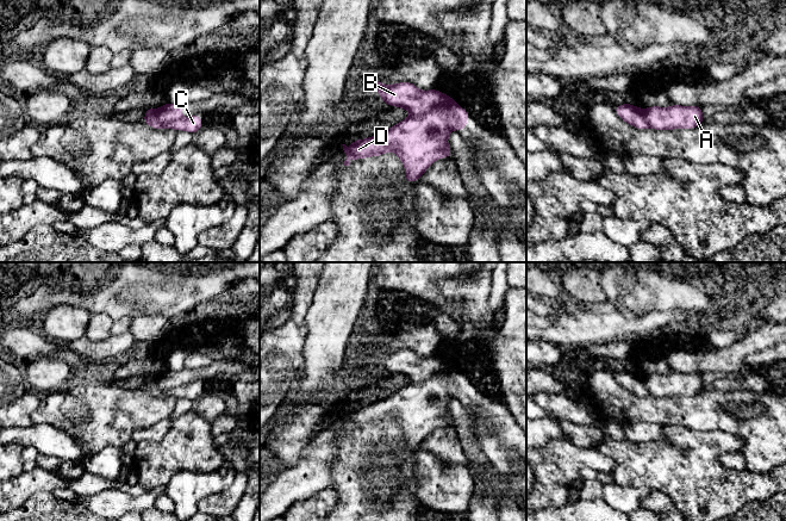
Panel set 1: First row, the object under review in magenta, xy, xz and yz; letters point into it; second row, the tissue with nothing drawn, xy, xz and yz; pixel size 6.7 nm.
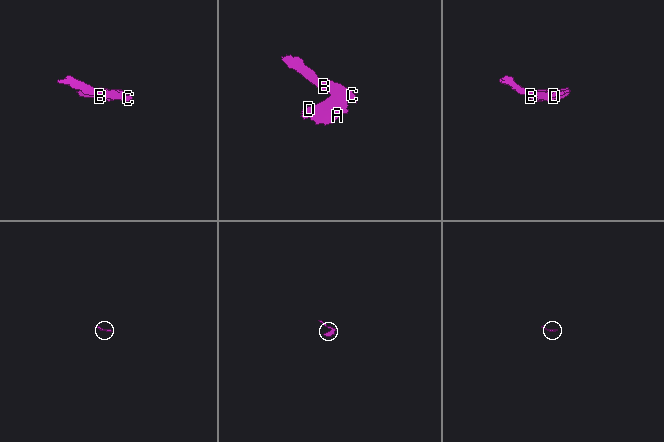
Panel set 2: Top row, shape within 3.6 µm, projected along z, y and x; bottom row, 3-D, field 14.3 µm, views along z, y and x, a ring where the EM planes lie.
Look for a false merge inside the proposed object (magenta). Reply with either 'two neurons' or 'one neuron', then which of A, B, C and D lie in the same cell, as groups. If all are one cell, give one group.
two neurons | A D / B C

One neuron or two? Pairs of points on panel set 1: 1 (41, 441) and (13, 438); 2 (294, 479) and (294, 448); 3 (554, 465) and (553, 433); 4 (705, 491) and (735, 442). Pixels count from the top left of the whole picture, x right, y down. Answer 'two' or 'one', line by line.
1: one
2: two
3: two
4: one

